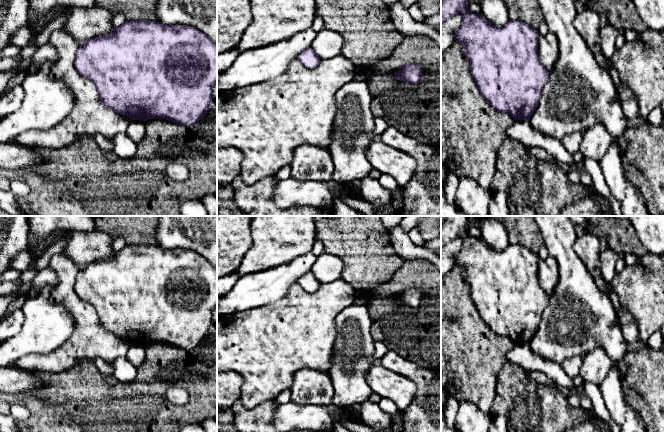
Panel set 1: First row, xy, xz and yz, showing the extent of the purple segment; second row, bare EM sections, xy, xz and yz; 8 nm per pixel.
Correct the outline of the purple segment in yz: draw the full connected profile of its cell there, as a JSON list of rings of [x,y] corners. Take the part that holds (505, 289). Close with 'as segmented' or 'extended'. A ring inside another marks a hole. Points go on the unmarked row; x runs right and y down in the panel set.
[[[441,216],[441,251],[459,235],[463,244],[459,253],[454,257],[456,266],[463,270],[464,280],[470,286],[471,299],[483,322],[495,334],[511,339],[515,344],[529,344],[541,325],[542,314],[549,304],[549,296],[542,288],[538,279],[537,254],[520,244],[509,244],[507,248],[498,252],[491,248],[481,237],[469,236],[467,225],[468,216]]]; as segmented

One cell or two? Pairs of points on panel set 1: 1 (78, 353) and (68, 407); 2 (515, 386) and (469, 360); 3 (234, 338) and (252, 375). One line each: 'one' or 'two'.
1: two
2: two
3: one

